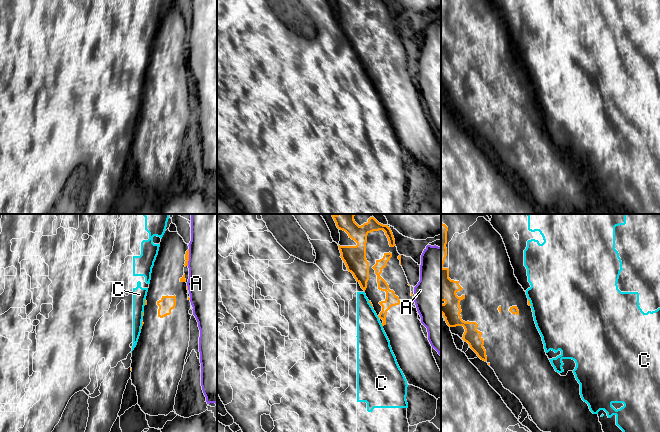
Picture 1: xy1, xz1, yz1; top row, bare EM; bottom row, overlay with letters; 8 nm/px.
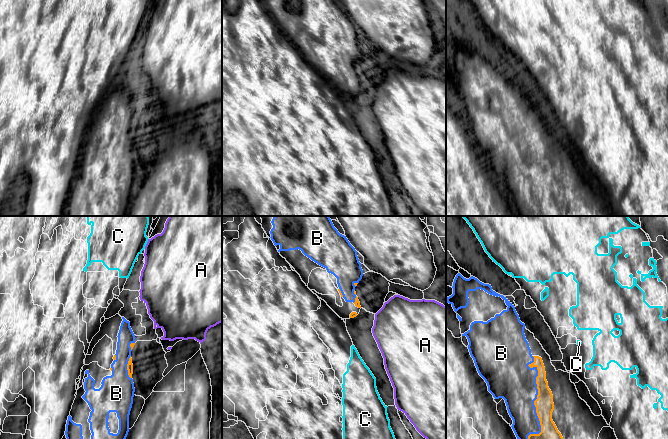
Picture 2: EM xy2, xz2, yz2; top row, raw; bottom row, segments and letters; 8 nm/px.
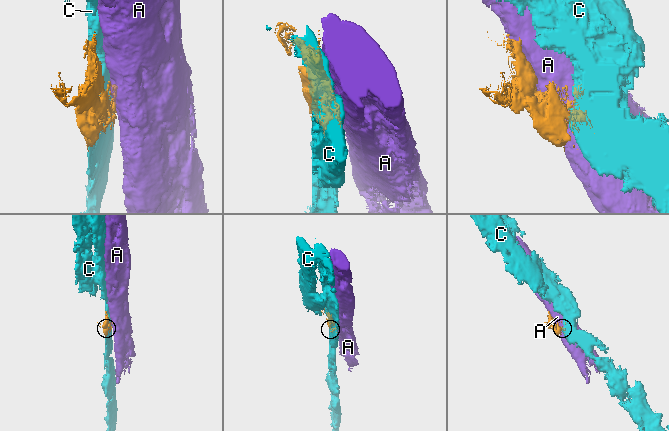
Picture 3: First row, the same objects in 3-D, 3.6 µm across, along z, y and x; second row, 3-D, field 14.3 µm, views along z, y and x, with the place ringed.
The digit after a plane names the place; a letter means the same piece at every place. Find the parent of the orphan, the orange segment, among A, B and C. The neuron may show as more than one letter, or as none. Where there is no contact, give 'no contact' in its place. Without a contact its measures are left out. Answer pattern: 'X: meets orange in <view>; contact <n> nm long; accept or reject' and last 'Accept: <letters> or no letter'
A: meets orange in xy1; contact 140 nm long; reject
B: meets orange in yz2; contact 650 nm long; accept
C: meets orange in xz1; contact 80 nm long; reject
Accept: B

